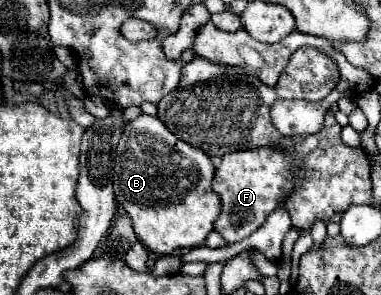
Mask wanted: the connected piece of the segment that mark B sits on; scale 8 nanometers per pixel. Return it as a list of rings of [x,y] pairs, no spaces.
[[[141,114],[139,118],[127,122],[115,156],[115,200],[133,220],[133,230],[149,252],[173,254],[179,248],[195,248],[205,242],[221,212],[219,196],[211,188],[213,176],[215,166],[211,164],[211,158],[205,152],[199,152],[199,148],[173,136],[157,116]]]

